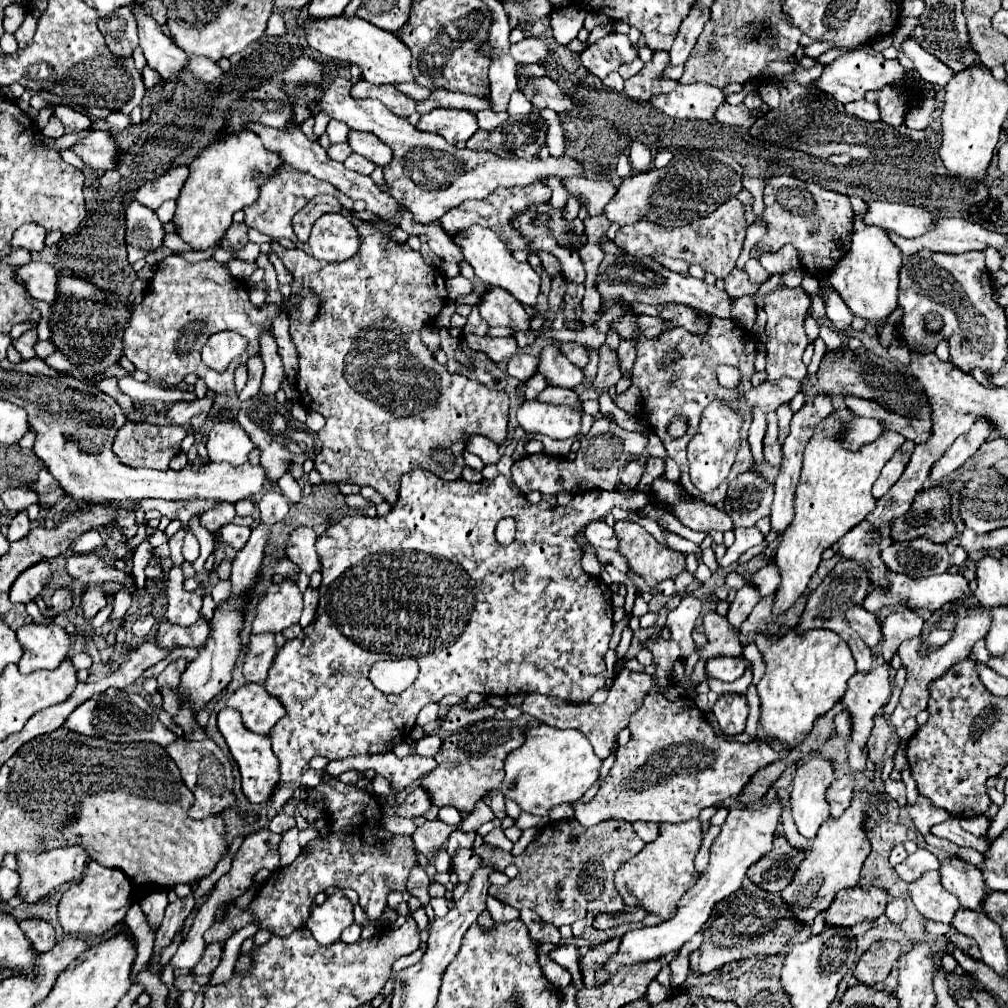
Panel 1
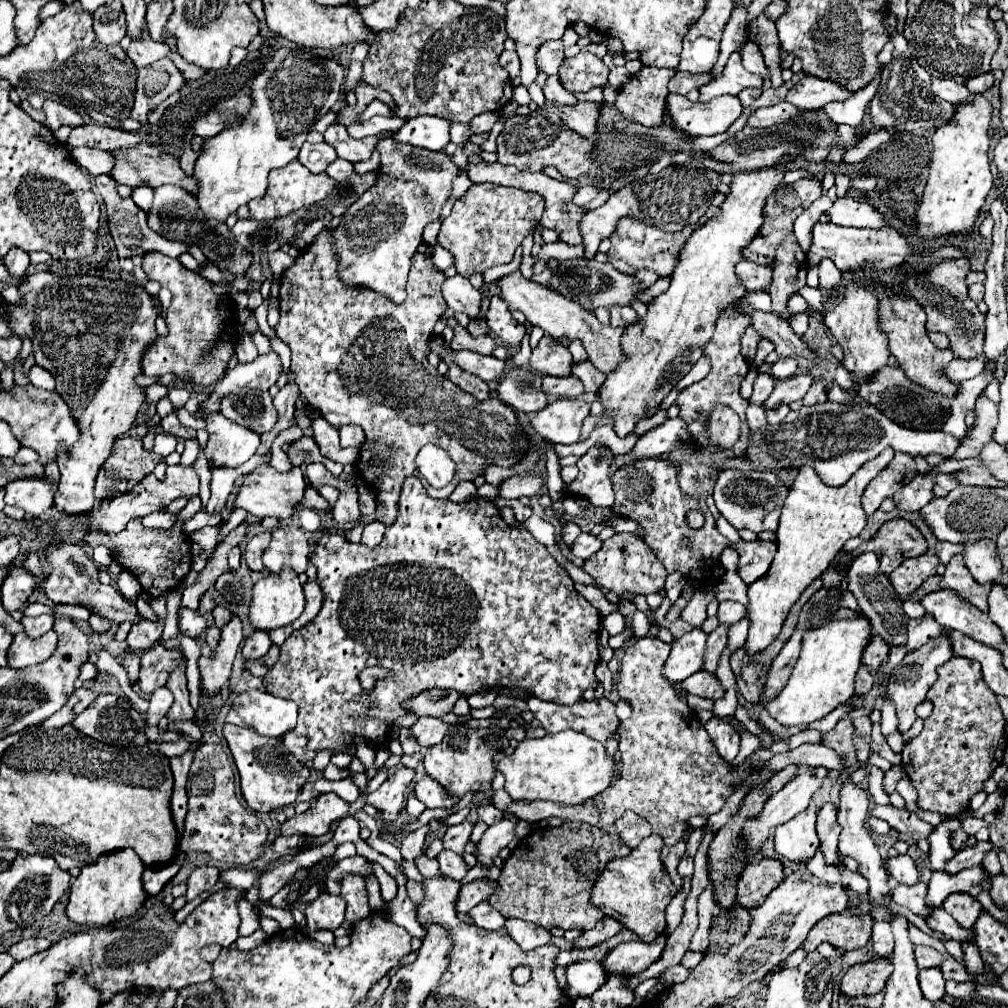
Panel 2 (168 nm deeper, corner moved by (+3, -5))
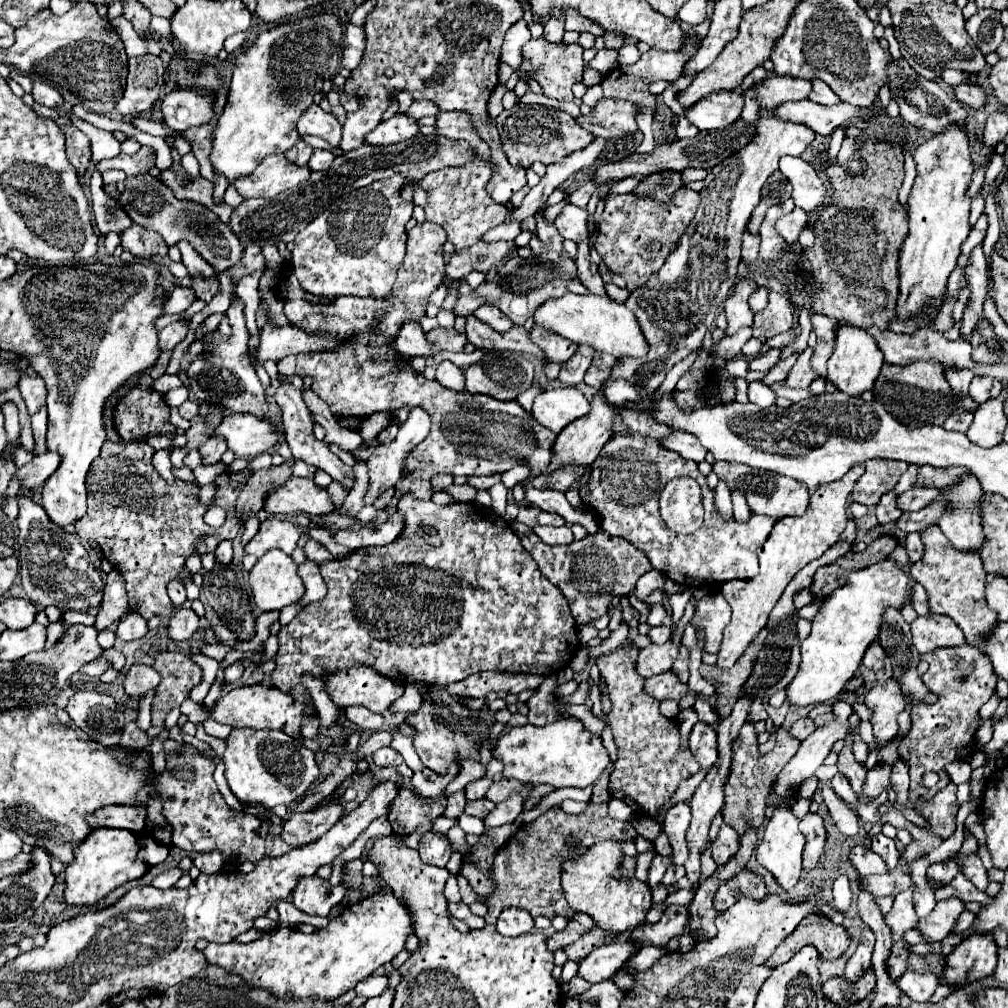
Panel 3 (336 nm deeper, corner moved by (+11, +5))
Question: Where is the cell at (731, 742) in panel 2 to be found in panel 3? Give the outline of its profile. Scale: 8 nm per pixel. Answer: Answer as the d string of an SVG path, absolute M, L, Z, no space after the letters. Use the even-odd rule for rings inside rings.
M696 723L690 733L688 749L702 769L712 767L716 763L716 731L706 723Z

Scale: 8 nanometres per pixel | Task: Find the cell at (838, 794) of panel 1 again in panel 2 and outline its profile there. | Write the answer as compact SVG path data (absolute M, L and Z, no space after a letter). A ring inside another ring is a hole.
M824 803L818 811L818 837L820 837L820 849L824 851L826 863L836 865L838 863L838 837L842 827L838 825L838 807L834 803Z

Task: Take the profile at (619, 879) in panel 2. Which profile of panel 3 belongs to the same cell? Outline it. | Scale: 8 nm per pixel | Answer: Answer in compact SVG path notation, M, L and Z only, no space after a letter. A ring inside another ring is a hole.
M600 841L592 845L578 859L566 859L562 863L562 889L568 905L574 911L582 911L592 917L594 925L608 933L624 933L634 931L646 919L646 913L652 907L652 893L648 883L640 883L638 879L624 881L620 877L620 851L622 841Z

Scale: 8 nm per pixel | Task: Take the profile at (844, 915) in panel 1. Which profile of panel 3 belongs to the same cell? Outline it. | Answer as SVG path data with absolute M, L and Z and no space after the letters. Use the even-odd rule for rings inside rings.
M812 913L804 917L800 925L790 933L790 937L780 943L780 947L766 959L766 967L778 967L786 963L804 945L816 947L824 961L834 961L846 951L850 937L842 925L834 925L828 917Z

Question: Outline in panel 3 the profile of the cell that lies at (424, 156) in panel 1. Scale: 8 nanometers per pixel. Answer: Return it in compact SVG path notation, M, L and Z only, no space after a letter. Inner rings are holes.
M400 175L390 179L380 179L362 189L350 191L336 199L316 221L312 221L304 231L300 231L294 239L292 249L292 269L300 287L312 295L320 297L340 297L340 295L356 295L356 297L388 297L398 265L404 259L406 249L406 229L404 223L412 217L412 183L402 179Z

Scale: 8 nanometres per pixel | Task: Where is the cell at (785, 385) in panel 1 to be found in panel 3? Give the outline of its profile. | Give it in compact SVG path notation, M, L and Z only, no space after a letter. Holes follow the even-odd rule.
M806 347L800 355L798 355L798 361L794 363L788 379L786 379L786 385L788 387L800 387L800 389L806 389L814 379L818 379L820 375L810 367L810 357L812 357L812 347Z

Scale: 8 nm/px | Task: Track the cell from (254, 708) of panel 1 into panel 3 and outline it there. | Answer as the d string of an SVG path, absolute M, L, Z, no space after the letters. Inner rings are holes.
M244 685L236 687L232 691L226 691L220 701L214 707L214 713L208 713L208 709L200 709L190 698L183 701L180 705L180 711L186 715L188 721L194 724L202 723L206 719L214 719L232 727L254 727L254 729L282 729L284 727L284 713L286 709L294 703L294 697L290 693L280 691L278 687L270 685Z

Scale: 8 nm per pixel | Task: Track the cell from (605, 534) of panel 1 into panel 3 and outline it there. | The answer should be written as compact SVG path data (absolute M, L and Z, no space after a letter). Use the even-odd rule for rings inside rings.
M534 525L532 531L544 541L546 545L568 545L574 541L570 527L546 527L546 525Z

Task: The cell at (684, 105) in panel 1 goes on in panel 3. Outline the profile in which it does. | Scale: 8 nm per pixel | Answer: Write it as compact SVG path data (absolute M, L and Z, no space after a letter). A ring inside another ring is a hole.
M740 91L712 93L712 97L704 97L700 105L686 109L686 115L700 131L716 131L738 121L742 107L744 99L740 97Z

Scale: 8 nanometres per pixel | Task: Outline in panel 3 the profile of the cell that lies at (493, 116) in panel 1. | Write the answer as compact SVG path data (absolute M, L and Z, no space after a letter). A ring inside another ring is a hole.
M414 101L410 107L408 107L408 111L406 111L406 115L410 115L410 117L414 117L414 119L420 119L420 117L426 117L426 115L436 115L438 111L436 111L436 105L432 105L430 101Z

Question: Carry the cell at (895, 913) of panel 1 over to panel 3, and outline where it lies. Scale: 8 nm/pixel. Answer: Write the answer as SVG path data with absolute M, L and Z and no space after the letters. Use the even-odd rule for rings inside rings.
M864 927L862 933L860 933L860 945L858 945L856 953L848 959L846 969L844 969L844 975L842 975L848 983L856 983L864 975L864 971L870 967L872 945L874 945L874 937L872 937L870 929Z

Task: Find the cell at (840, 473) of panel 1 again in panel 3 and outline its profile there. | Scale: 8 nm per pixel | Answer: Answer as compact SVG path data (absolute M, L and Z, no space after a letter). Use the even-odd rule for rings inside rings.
M862 465L852 467L840 481L832 481L828 485L818 487L816 493L810 497L810 505L802 517L784 517L778 519L772 533L768 535L766 543L758 549L760 559L760 575L752 581L730 581L722 585L722 595L732 607L732 619L724 629L724 639L718 651L716 667L730 669L736 659L744 653L748 643L758 635L758 631L764 627L764 621L768 619L768 613L778 603L780 595L784 593L786 585L792 581L792 577L810 561L822 557L838 539L840 533L846 527L846 507L848 507L848 495L852 493L854 483L858 481L860 473L864 473Z

